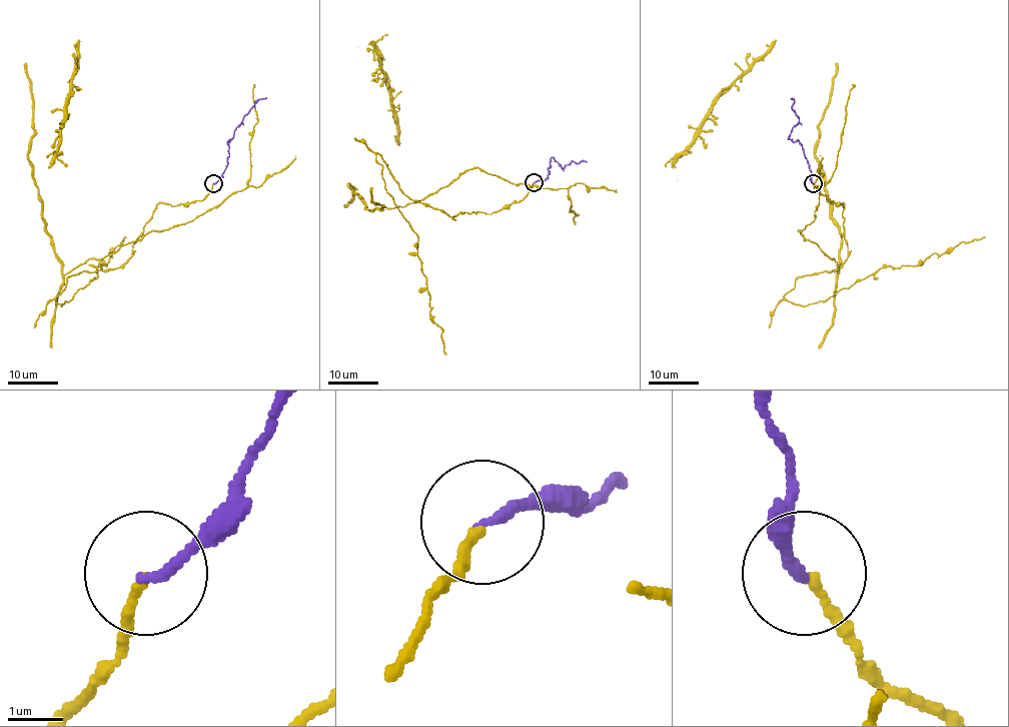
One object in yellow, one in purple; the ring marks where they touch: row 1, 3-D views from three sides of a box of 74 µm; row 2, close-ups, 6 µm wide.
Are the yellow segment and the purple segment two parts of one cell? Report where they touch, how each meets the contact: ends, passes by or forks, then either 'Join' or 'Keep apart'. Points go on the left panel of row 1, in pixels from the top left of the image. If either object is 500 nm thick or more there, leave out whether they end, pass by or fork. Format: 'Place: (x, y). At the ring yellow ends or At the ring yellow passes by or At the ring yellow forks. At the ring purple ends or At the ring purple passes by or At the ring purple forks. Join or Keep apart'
Place: (213, 183). At the ring yellow ends. At the ring purple ends. Join

